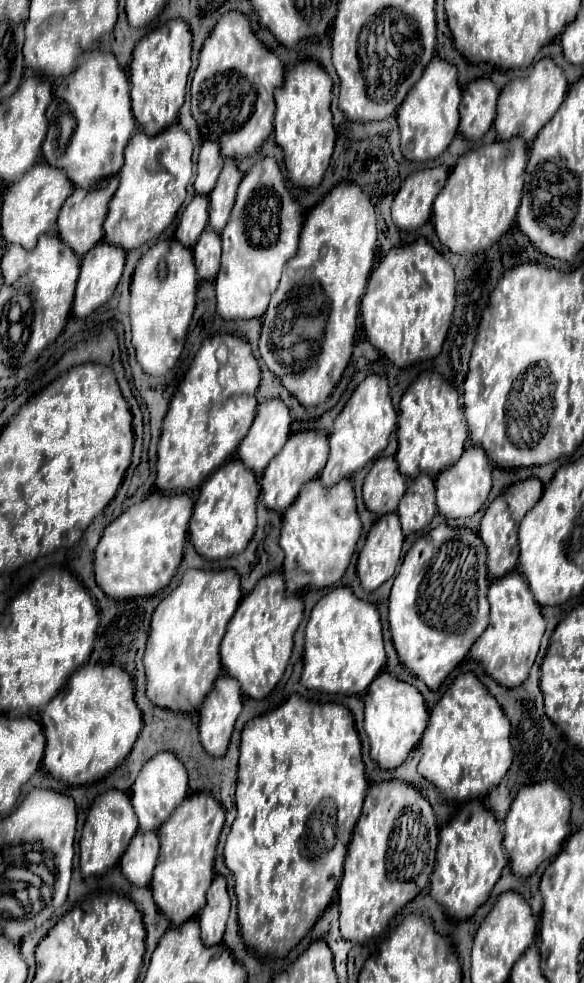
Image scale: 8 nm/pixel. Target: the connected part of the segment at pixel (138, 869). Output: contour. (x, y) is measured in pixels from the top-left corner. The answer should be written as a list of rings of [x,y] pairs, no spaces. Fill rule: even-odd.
[[[137,832],[131,840],[127,852],[121,858],[121,872],[133,886],[147,886],[151,882],[151,872],[157,864],[159,838],[155,832]]]

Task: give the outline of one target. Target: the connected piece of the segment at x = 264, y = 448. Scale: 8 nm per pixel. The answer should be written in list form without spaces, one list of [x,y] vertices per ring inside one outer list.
[[[267,400],[259,404],[253,426],[237,450],[239,460],[251,472],[261,474],[269,460],[285,446],[291,434],[289,426],[289,408],[281,400]]]

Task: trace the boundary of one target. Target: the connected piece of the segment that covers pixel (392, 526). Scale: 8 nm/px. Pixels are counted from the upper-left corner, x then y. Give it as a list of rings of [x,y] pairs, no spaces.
[[[385,514],[373,524],[357,560],[357,574],[367,592],[377,590],[395,574],[403,540],[405,536],[395,514]]]

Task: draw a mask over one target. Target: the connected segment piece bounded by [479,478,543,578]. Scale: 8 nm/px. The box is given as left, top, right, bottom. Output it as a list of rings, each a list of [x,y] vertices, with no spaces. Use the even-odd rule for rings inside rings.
[[[529,478],[525,482],[517,482],[517,484],[509,486],[485,510],[485,516],[479,526],[479,536],[481,536],[483,544],[487,546],[487,568],[489,568],[491,578],[501,578],[501,576],[509,574],[509,570],[511,572],[515,570],[517,560],[519,560],[519,544],[517,544],[519,524],[521,524],[523,516],[527,514],[527,510],[531,510],[539,502],[541,494],[543,494],[543,484],[537,478]]]

